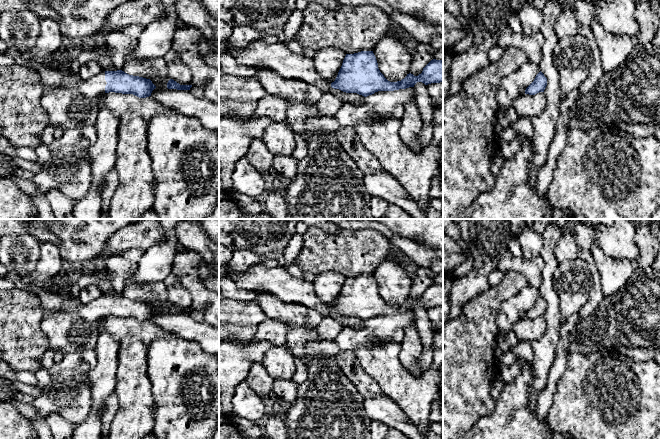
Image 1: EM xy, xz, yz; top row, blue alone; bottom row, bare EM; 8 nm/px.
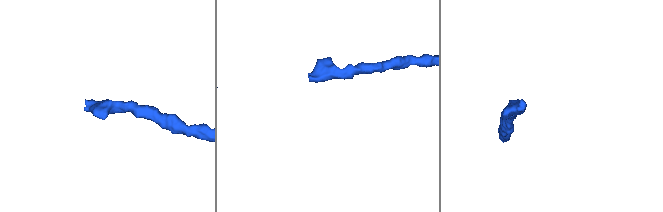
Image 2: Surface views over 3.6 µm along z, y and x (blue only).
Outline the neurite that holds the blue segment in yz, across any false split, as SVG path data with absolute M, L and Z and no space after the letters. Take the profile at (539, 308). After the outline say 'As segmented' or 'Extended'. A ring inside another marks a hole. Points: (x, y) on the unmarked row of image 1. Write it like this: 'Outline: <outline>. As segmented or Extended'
Outline: M540 295L534 305L526 312L525 318L535 319L539 316L544 316L547 310L547 302L544 298Z. As segmented

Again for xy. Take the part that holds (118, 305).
Outline: M33 288L26 291L35 293L41 301L45 311L76 310L87 322L96 323L103 317L115 316L122 318L133 318L139 322L151 320L156 310L150 303L133 300L122 294L101 295L99 298L84 304L78 297L73 297L66 290Z. Extended

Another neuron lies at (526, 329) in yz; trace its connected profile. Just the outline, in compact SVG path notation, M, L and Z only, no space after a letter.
M544 316L535 319L522 318L513 327L513 332L520 340L535 341L541 338L547 329Z

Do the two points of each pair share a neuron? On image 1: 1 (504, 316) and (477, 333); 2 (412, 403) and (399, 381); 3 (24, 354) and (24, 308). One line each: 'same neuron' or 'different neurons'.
1: different neurons
2: same neuron
3: same neuron

